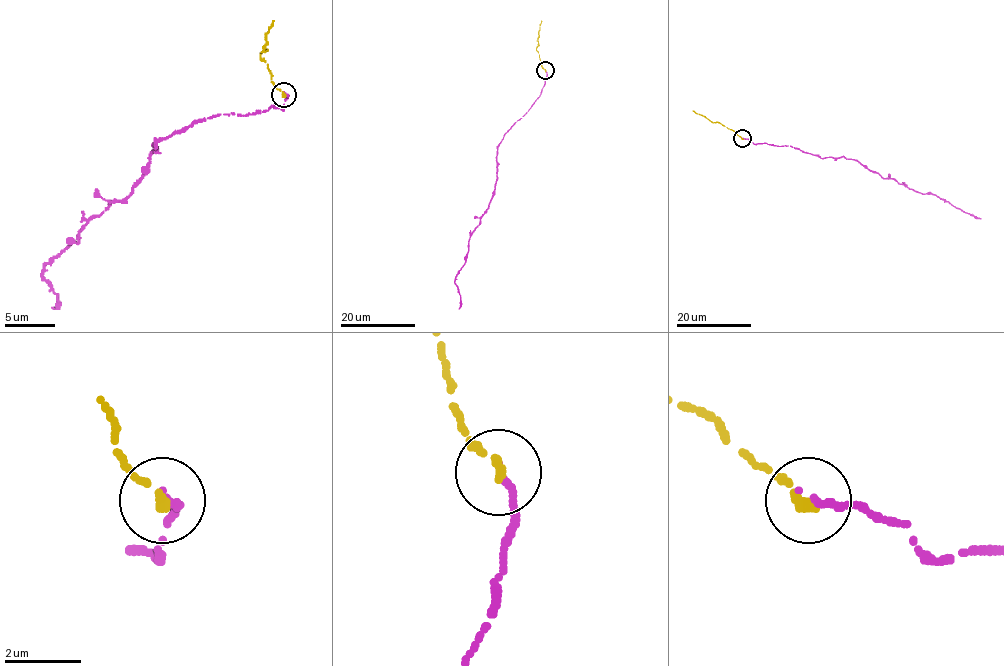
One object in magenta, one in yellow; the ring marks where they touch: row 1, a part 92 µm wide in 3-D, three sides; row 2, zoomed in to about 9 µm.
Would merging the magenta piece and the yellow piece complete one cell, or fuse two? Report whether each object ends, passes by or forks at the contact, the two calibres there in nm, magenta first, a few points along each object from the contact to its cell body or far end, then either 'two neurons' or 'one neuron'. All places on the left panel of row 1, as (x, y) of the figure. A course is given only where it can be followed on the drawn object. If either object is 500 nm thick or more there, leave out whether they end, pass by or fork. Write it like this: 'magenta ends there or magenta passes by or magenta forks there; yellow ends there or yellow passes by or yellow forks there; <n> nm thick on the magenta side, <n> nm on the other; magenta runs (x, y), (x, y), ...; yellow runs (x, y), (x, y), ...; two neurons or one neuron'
magenta ends there; yellow ends there; 220 nm thick on the magenta side, 280 nm on the other; magenta runs (283, 95), (283, 110), (213, 115), (156, 142), (133, 189), (111, 202), (41, 272), (56, 294), (51, 307); yellow runs (283, 95), (270, 77), (261, 52), (265, 50), (273, 20); one neuron

